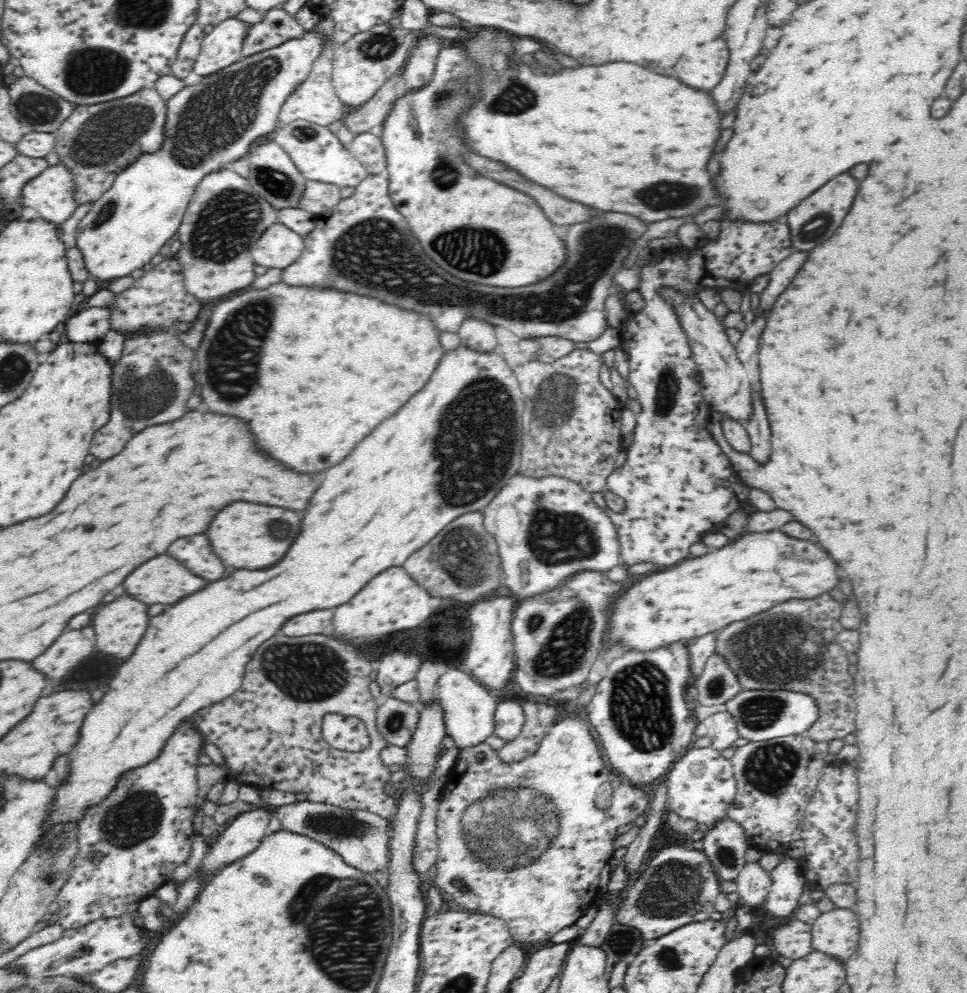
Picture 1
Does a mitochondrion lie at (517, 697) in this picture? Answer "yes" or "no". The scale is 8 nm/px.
no

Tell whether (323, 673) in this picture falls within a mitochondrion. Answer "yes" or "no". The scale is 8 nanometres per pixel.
yes

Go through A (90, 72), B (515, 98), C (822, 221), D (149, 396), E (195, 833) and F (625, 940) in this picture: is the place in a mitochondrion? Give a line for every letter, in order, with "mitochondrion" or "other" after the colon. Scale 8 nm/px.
A: mitochondrion
B: mitochondrion
C: mitochondrion
D: mitochondrion
E: other
F: mitochondrion

